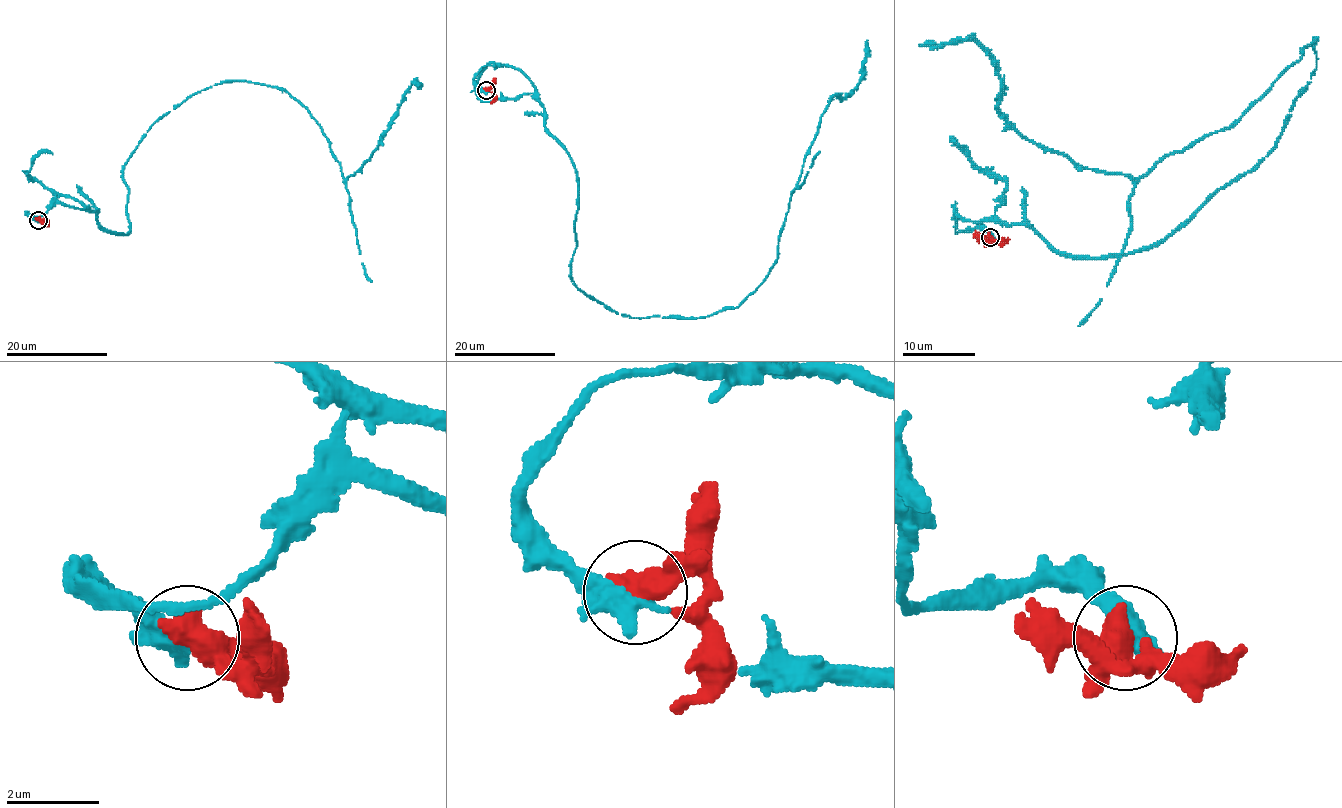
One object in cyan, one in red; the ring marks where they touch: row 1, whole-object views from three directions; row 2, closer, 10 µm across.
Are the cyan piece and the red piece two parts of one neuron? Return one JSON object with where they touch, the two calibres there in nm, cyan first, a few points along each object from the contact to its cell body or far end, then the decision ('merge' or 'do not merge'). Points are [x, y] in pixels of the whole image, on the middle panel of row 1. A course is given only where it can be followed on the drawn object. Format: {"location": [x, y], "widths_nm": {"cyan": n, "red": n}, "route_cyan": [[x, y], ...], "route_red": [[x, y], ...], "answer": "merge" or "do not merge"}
{"location": [486, 90], "widths_nm": {"cyan": 550, "red": 650}, "route_cyan": [[485, 89], [483, 67], [518, 68], [575, 169], [584, 294], [696, 319], [776, 262], [868, 40]], "route_red": [[487, 89], [494, 94], [490, 103]], "answer": "do not merge"}

